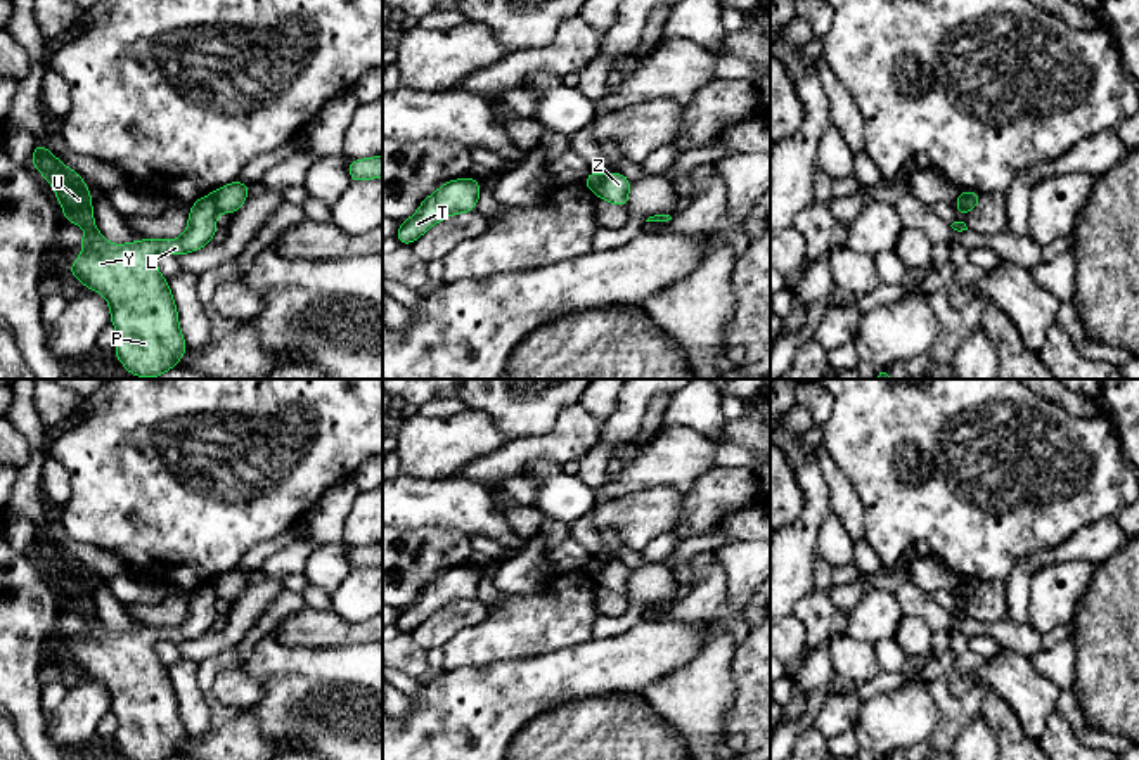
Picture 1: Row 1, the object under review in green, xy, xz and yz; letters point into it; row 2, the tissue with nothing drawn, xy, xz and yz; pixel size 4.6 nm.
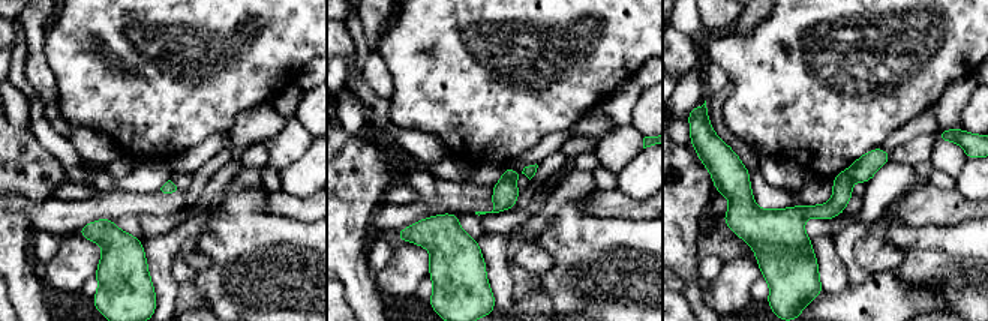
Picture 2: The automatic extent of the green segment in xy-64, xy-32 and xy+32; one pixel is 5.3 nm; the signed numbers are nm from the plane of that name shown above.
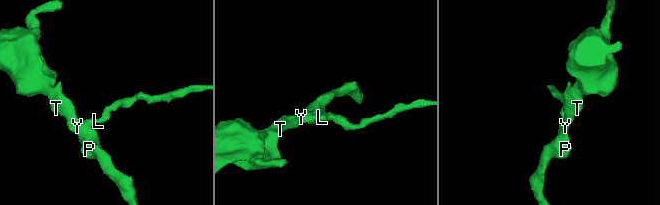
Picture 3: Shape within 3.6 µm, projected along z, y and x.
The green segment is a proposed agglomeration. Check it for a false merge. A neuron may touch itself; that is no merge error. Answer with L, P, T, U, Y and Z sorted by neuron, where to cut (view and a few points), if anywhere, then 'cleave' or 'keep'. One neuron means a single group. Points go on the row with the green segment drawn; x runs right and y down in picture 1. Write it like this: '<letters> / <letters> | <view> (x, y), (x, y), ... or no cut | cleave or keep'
L P T U Y / Z | xy (212, 194), (213, 205), (218, 210) | cleave

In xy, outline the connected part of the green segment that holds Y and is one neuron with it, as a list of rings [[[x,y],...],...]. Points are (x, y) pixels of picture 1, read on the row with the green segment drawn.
[[[36,142],[31,164],[54,187],[59,204],[64,208],[64,222],[80,223],[87,229],[87,235],[78,248],[87,253],[76,258],[69,274],[74,275],[85,287],[104,294],[111,306],[111,324],[118,329],[118,343],[114,353],[128,372],[135,377],[159,377],[168,369],[177,367],[183,357],[187,343],[178,329],[178,313],[168,286],[168,280],[158,272],[154,258],[158,254],[183,254],[192,253],[211,242],[218,225],[215,222],[216,206],[213,194],[197,199],[189,213],[187,232],[173,241],[145,239],[123,246],[109,244],[97,230],[92,213],[92,194],[88,192],[80,173],[69,170],[43,142]]]

